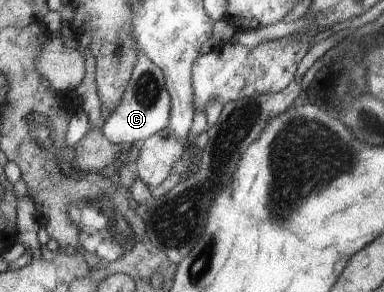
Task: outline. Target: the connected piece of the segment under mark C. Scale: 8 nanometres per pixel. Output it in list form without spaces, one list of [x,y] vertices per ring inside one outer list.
[[[136,50],[136,65],[131,81],[124,92],[123,101],[116,106],[114,114],[105,120],[101,132],[112,145],[135,143],[139,145],[156,132],[168,126],[171,116],[171,99],[165,88],[163,73],[146,57],[146,54]]]

